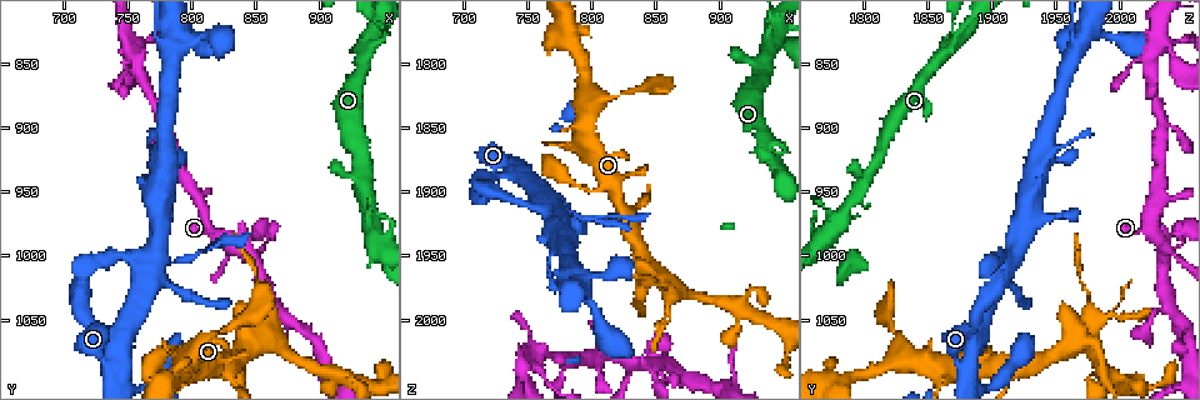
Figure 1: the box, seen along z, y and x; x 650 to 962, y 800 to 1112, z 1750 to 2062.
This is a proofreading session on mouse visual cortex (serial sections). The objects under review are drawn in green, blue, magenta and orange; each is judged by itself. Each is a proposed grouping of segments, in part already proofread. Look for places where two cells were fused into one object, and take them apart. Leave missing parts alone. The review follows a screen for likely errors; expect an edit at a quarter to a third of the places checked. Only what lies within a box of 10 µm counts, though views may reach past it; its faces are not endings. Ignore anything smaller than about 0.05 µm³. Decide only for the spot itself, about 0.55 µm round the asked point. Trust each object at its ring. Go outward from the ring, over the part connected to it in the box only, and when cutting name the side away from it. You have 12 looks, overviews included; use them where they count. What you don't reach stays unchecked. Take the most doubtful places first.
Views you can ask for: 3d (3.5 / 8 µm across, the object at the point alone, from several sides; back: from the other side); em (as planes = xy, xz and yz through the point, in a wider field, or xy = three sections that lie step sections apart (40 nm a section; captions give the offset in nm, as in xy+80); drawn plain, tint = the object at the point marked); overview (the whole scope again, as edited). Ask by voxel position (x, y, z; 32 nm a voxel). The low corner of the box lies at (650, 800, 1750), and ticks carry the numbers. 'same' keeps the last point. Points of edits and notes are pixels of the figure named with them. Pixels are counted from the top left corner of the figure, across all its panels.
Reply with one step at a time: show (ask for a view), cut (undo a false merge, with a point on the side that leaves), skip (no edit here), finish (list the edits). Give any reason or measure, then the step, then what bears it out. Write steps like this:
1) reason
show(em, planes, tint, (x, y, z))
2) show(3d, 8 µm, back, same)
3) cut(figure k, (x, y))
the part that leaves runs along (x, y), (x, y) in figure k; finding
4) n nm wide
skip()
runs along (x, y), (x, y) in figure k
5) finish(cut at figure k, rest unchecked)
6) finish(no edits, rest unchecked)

sharp bend
show(3d, 3.5 µm, (938, 842, 1864))

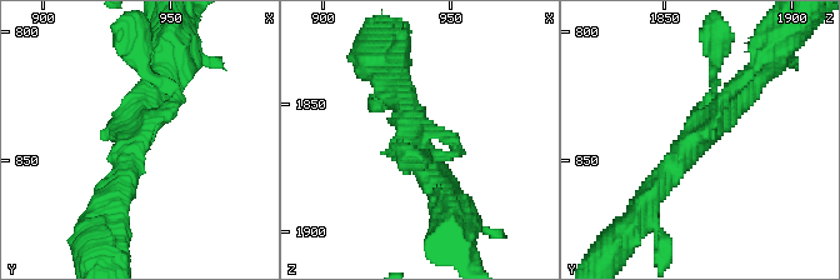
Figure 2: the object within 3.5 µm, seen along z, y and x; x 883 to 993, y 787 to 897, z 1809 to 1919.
shape alone is not enough
show(em, planes, plain, (937, 841, 1864))

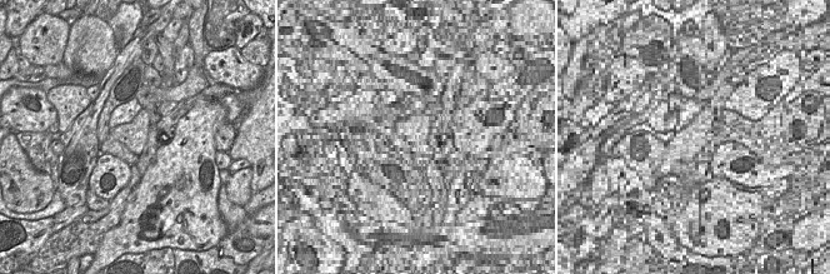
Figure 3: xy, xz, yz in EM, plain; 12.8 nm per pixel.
show(em, planes, tint, same)

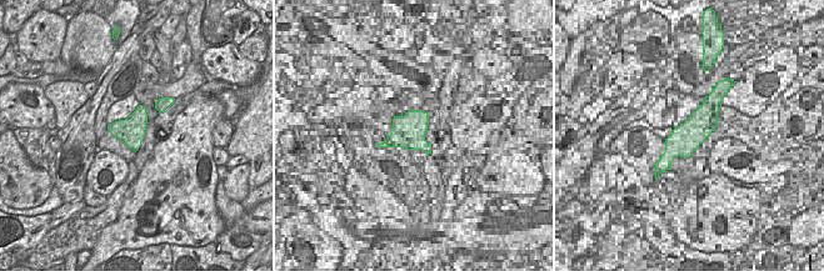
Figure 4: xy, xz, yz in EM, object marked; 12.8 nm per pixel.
3 arms; arms of 150, 200, 300 nm
skip()
runs along (646, 199), (749, 73) in figure 2; continuous, no second cell

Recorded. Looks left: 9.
looks like a crossing
show(3d, 8 µm, (868, 1068, 1976))

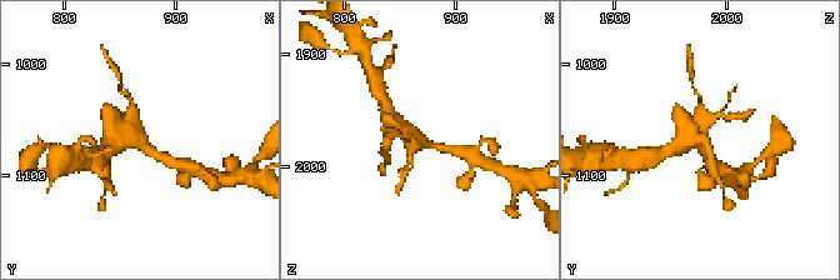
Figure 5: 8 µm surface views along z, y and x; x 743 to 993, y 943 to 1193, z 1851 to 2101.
shape alone is not enough
show(em, xy, step 1, tint, same)

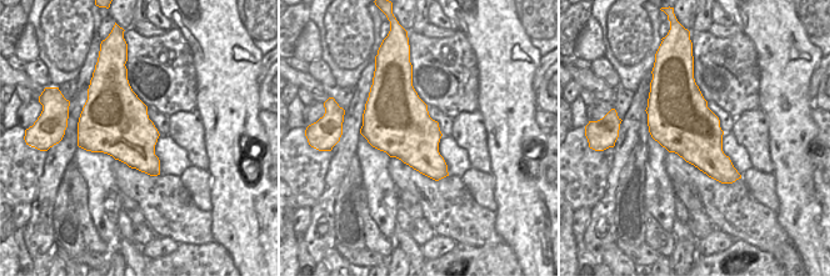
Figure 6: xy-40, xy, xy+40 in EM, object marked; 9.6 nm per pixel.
skip()
runs along (388, 113), (423, 144), (440, 148) in figure 5; one cell here

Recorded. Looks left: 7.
looks like a crossing
show(3d, 3.5 µm, (752, 832, 2032))

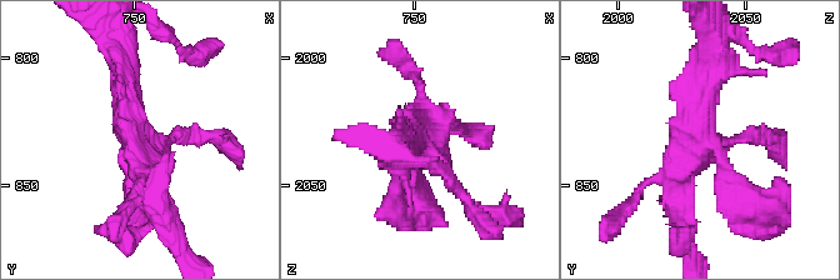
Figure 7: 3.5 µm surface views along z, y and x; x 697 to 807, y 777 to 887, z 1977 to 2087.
arms of 150, 250, 300, 350 nm
skip()
all the same cell

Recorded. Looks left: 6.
four or more arms meet
show(3d, 3.5 µm, (788, 828, 1972))

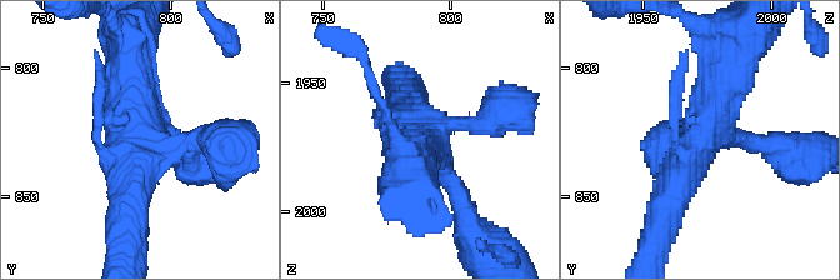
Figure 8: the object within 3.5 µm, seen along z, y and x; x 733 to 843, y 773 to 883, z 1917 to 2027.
show(em, xy, step 2, tint, (790, 829, 1974))

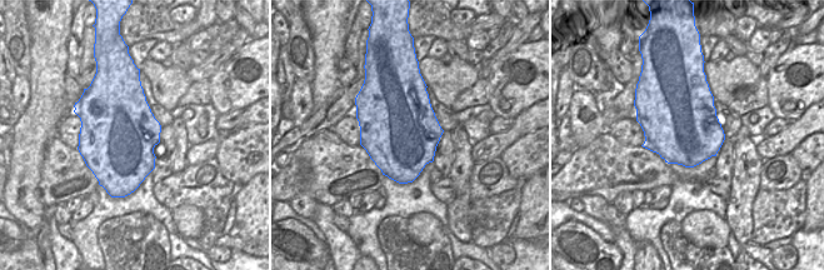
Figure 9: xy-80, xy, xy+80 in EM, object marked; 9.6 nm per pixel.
skip()
runs along (661, 231), (705, 135), (750, 139) in figure 8; all the same cell

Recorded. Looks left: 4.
four arms meet
show(3d, 3.5 µm, (836, 990, 2032))

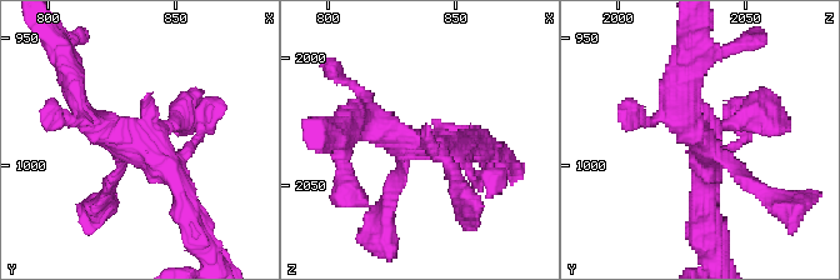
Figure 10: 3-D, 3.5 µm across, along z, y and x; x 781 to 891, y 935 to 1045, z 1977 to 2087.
show(em, xy, step 3, tint, (835, 992, 2034))

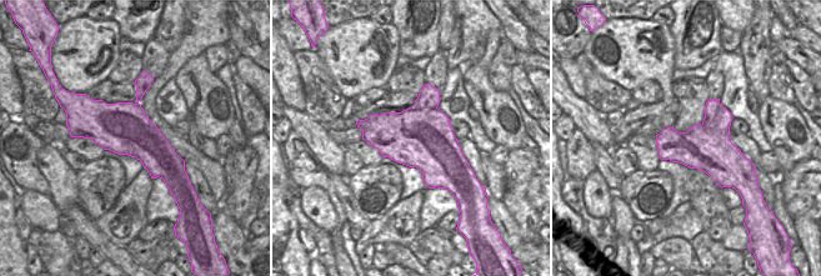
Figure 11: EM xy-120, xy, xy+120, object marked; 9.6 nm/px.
skip()
runs along (84, 116), (149, 150), (184, 208) in figure 10; one cell here

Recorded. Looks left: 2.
finish(no edits, rest unchecked)

